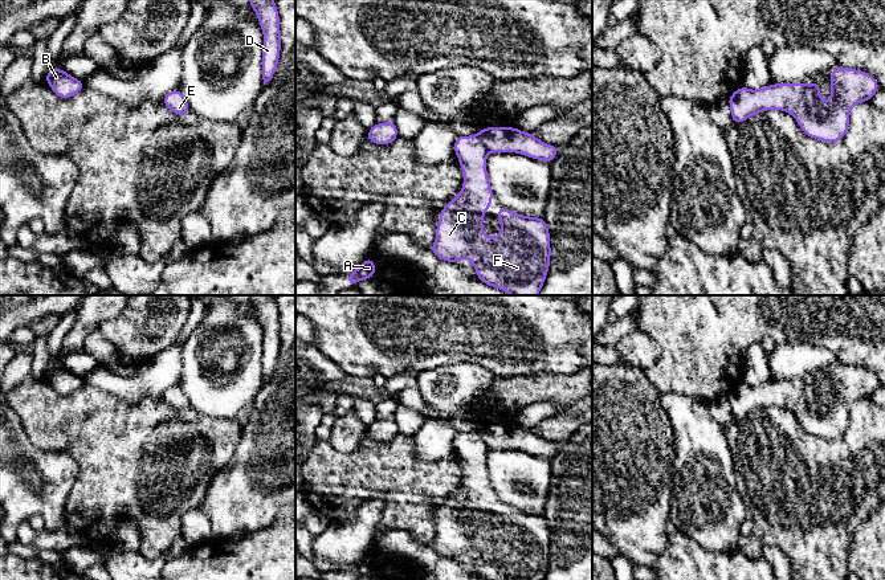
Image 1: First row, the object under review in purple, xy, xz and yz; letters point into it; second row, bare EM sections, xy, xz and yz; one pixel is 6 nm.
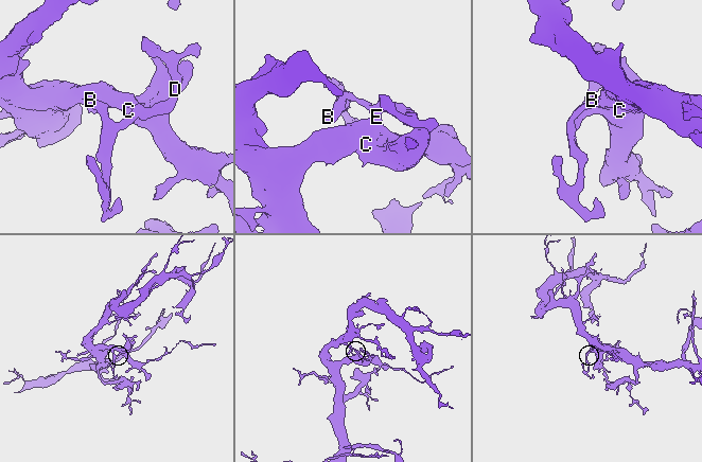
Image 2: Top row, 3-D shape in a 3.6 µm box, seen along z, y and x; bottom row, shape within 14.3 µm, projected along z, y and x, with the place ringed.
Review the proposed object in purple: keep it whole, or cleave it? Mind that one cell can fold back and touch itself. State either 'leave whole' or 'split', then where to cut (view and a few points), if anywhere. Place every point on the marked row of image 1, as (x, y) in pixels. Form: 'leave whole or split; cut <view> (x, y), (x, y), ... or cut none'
leave whole; cut none

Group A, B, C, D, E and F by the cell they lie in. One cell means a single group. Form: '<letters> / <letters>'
A B C D E F

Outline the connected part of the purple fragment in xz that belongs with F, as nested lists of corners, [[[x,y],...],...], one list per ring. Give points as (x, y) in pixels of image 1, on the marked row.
[[[484,127],[476,135],[457,135],[453,143],[454,154],[461,164],[464,185],[457,196],[439,213],[436,225],[436,241],[429,250],[441,261],[457,264],[461,258],[472,261],[477,279],[510,293],[511,295],[538,295],[546,275],[548,274],[551,245],[550,230],[543,217],[522,216],[499,205],[495,215],[501,220],[501,236],[485,237],[482,217],[493,201],[486,171],[489,152],[515,152],[531,159],[551,163],[555,160],[559,147],[551,146],[535,138],[531,132],[515,127]]]

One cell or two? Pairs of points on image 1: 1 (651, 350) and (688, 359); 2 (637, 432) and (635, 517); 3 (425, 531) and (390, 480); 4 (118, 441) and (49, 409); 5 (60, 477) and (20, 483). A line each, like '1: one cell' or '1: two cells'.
1: two cells
2: one cell
3: one cell
4: one cell
5: one cell

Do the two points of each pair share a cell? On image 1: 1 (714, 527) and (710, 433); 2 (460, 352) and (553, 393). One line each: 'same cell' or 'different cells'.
1: same cell
2: different cells

